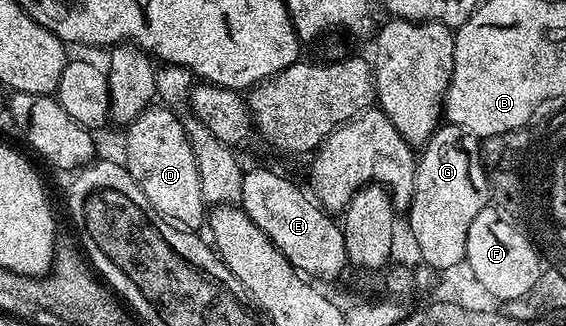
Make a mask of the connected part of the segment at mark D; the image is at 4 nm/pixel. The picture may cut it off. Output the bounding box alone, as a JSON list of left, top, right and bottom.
[124,106,207,231]

